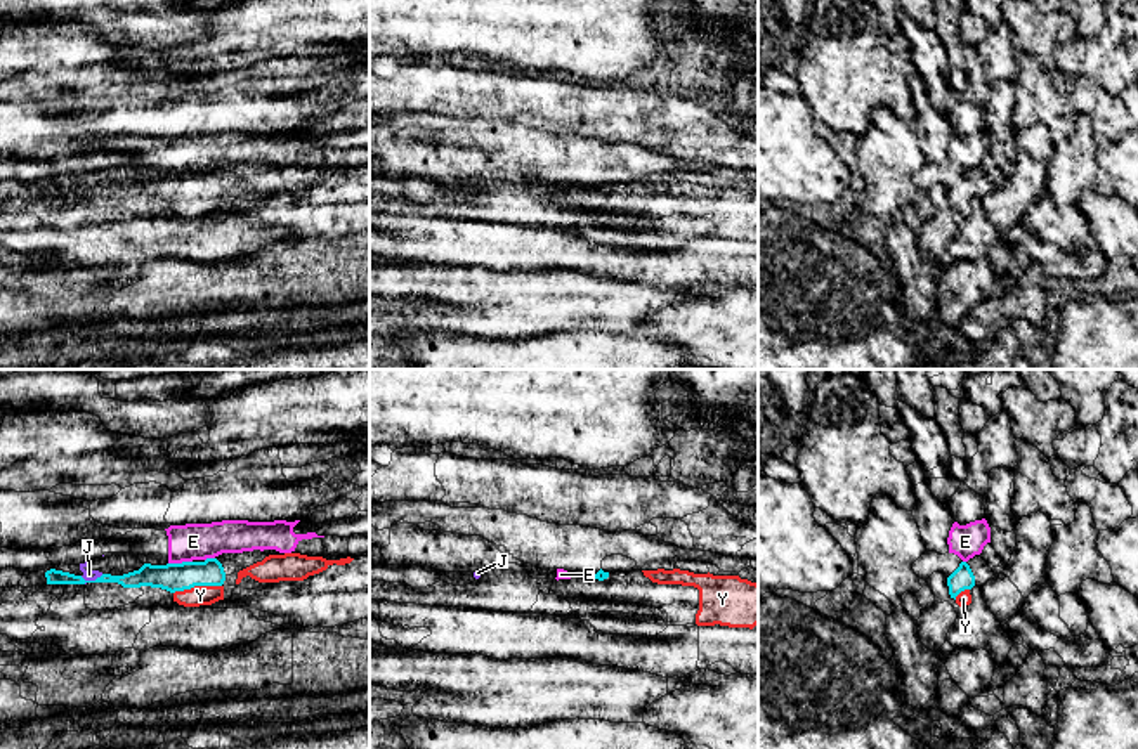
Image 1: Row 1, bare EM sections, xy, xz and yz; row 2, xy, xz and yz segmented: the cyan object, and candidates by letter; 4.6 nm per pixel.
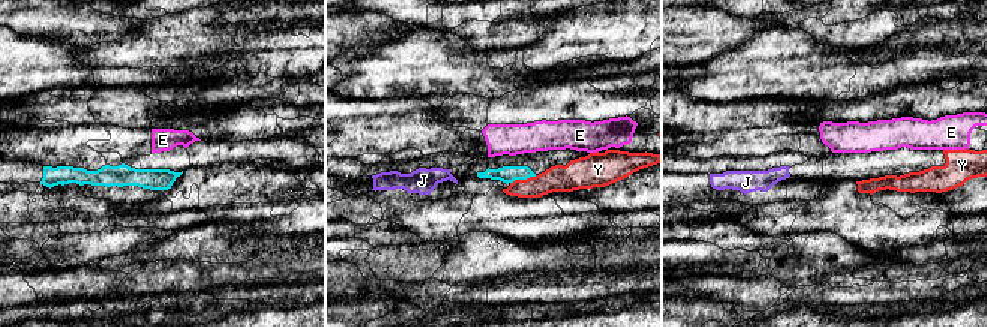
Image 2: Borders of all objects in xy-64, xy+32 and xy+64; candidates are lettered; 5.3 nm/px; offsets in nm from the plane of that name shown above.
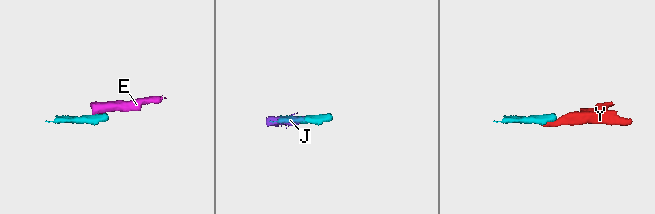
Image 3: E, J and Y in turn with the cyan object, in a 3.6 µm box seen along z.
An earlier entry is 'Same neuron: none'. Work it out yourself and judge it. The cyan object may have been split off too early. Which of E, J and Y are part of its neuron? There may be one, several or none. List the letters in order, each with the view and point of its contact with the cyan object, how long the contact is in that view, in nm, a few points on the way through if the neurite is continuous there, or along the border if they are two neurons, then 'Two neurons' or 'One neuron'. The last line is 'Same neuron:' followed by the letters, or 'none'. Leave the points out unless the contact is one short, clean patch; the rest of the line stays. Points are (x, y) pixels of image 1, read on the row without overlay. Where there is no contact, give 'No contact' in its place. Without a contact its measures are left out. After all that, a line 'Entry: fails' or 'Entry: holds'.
E: Touches cyan at xy (179, 175). Shared border 110 nm. Boundary: xy (191, 172), (169, 175). Two neurons
J: Touches cyan at xy (91, 193). Shared border 110 nm. Boundary: xy (103, 186), (94, 191), (80, 188). Two neurons
Y: Touches cyan at xy (196, 196). Shared border 220 nm. Path across: xy (183, 188), (196, 196), (200, 207). One neuron
Same neuron: Y
Entry: fails

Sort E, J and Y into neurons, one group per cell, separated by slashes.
E / J / Y

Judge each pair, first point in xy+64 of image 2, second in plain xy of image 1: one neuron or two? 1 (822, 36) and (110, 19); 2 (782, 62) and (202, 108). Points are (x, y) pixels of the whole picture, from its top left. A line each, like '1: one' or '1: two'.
1: one
2: two

